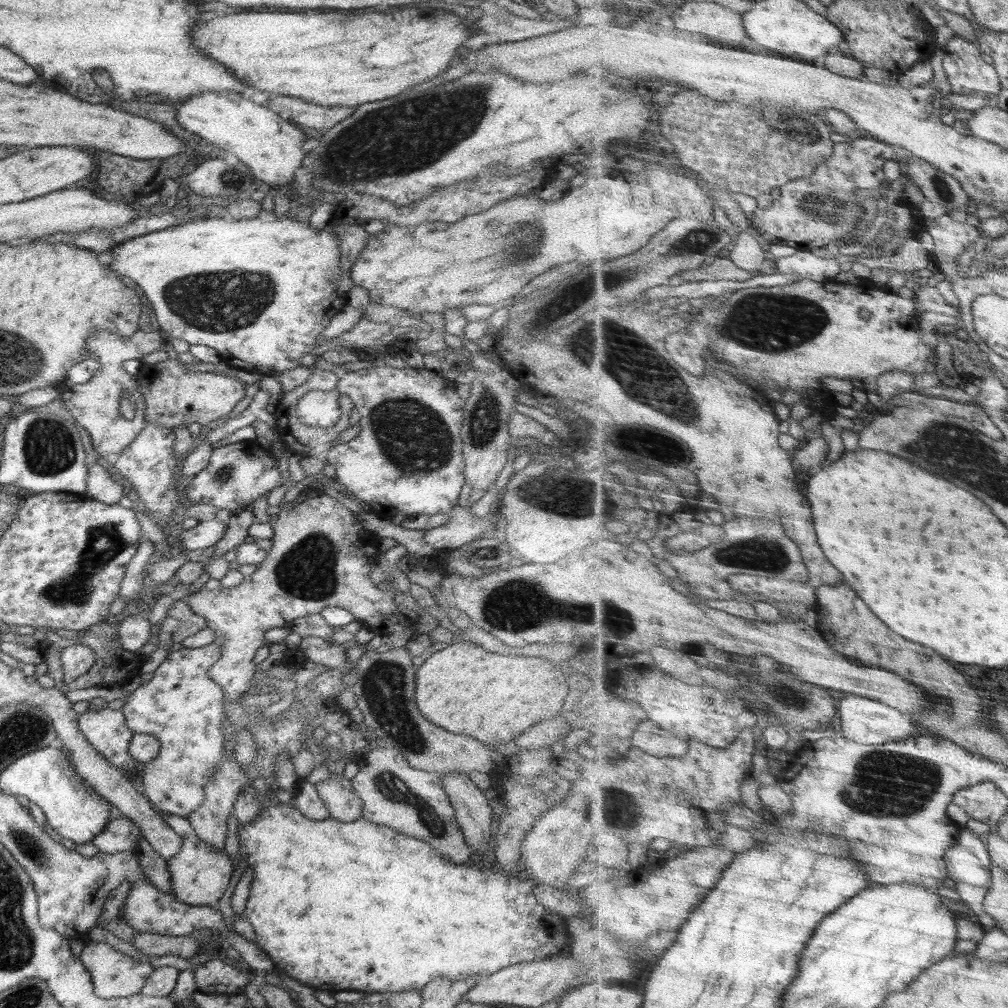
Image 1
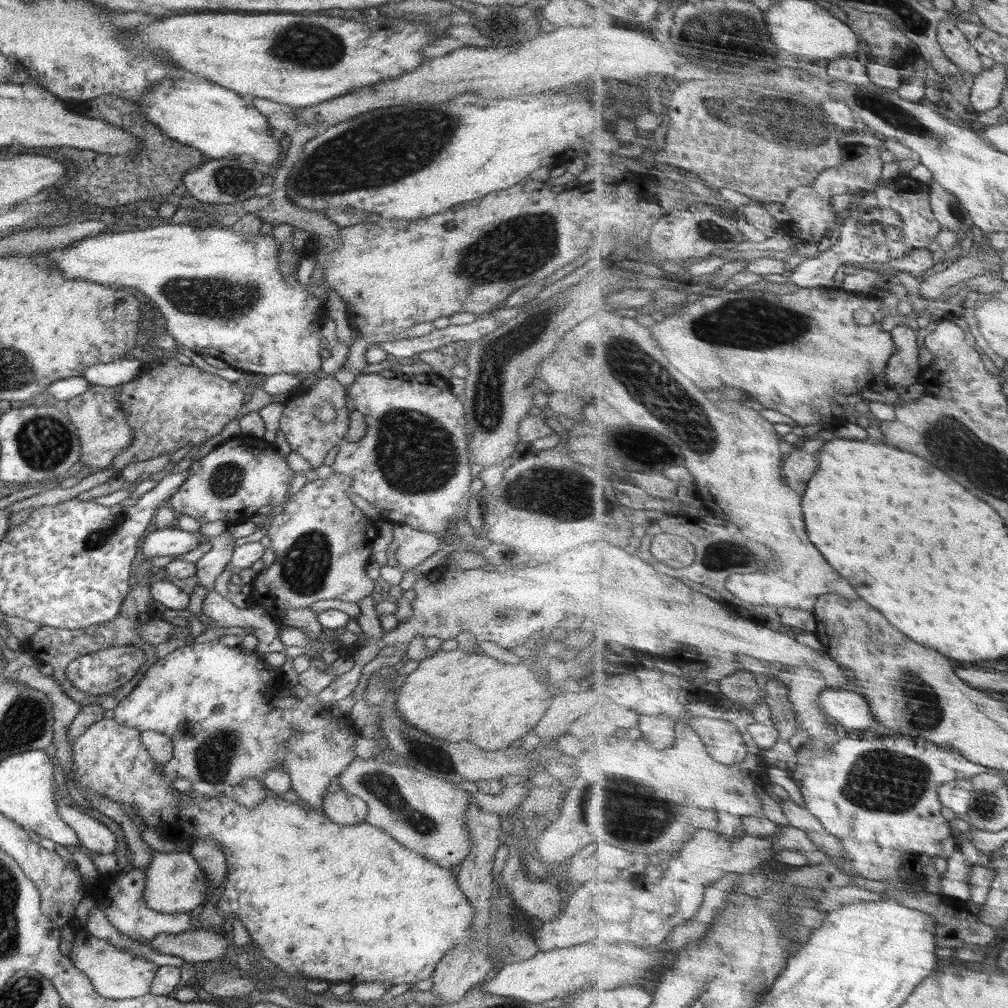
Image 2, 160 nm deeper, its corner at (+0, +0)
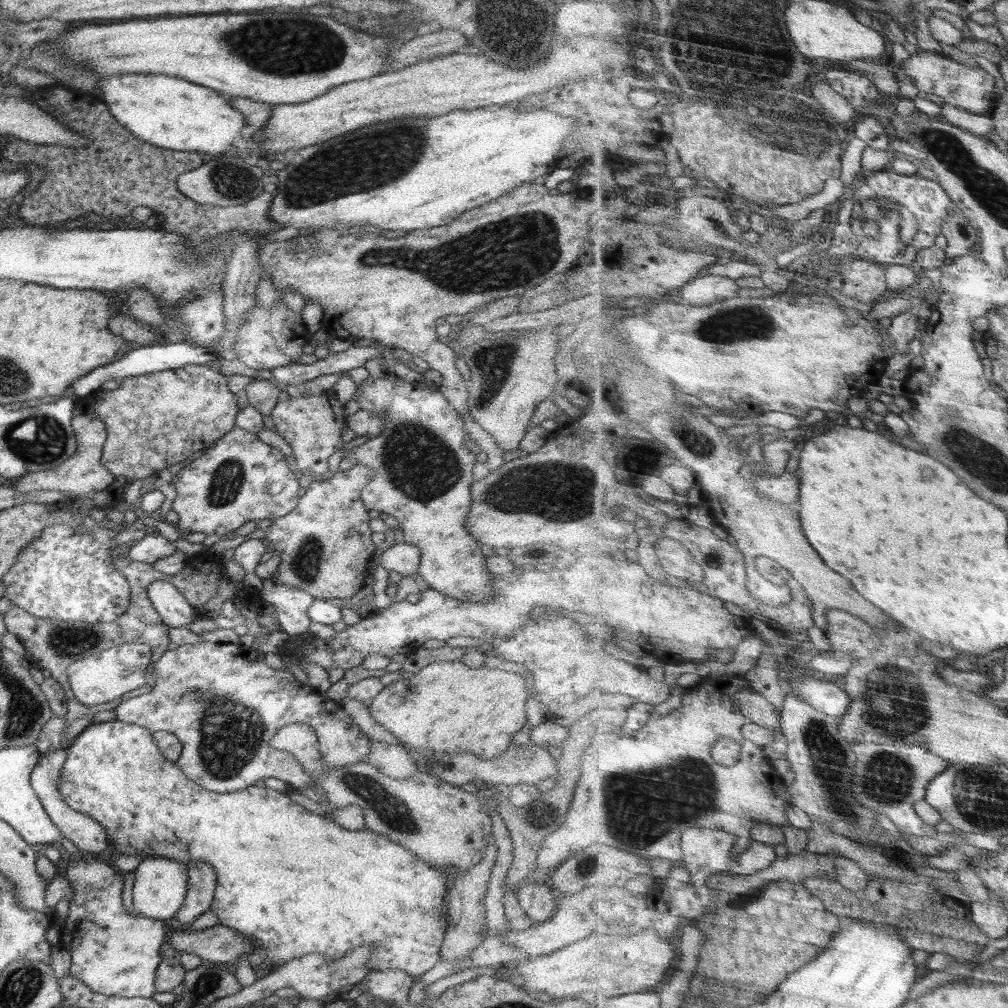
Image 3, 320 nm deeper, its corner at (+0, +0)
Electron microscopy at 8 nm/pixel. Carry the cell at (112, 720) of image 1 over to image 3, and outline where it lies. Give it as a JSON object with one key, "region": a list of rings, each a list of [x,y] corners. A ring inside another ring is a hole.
{"region":[[[116,719],[107,722],[92,722],[83,733],[75,738],[67,750],[67,760],[63,766],[62,776],[60,776],[60,795],[70,808],[74,808],[74,811],[96,820],[96,823],[104,827],[109,844],[125,856],[135,854],[142,857],[161,856],[168,860],[188,864],[188,866],[191,862],[199,862],[199,860],[208,862],[216,870],[216,878],[218,878],[210,909],[218,916],[220,925],[233,928],[246,937],[252,936],[256,942],[261,944],[259,947],[266,950],[267,962],[274,967],[312,953],[320,953],[328,960],[333,961],[343,957],[349,950],[362,945],[368,945],[372,949],[367,958],[367,965],[372,971],[400,969],[415,978],[428,972],[440,960],[441,944],[450,925],[447,910],[445,910],[446,894],[451,885],[447,872],[430,866],[420,860],[415,853],[392,842],[385,836],[367,829],[350,831],[335,824],[331,818],[324,819],[321,812],[317,814],[308,812],[307,808],[296,803],[292,793],[277,792],[267,787],[258,788],[255,785],[237,792],[224,792],[224,794],[201,788],[182,774],[182,770],[177,768],[174,763],[168,762],[162,756],[152,738],[152,732],[147,728]]]}

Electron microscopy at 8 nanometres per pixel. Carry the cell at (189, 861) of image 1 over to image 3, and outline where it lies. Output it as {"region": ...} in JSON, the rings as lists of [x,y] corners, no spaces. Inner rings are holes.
{"region":[[[161,856],[143,857],[135,868],[132,902],[138,915],[156,920],[173,918],[188,894],[188,864],[168,860]]]}

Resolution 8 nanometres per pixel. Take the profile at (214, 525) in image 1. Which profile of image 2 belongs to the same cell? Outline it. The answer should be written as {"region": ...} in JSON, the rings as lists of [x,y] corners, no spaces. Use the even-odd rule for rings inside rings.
{"region":[[[156,529],[150,532],[144,540],[140,542],[140,554],[144,558],[161,557],[161,556],[181,556],[194,550],[200,543],[200,536],[206,536],[199,533],[199,531],[188,532],[182,529]]]}

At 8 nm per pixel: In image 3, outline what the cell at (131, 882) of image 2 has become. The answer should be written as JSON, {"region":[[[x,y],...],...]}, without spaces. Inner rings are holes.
{"region":[[[71,861],[64,877],[74,890],[60,942],[71,954],[70,974],[106,996],[152,997],[156,993],[156,969],[162,959],[158,950],[170,930],[165,920],[130,915],[124,909],[124,882],[115,866],[101,861]]]}

